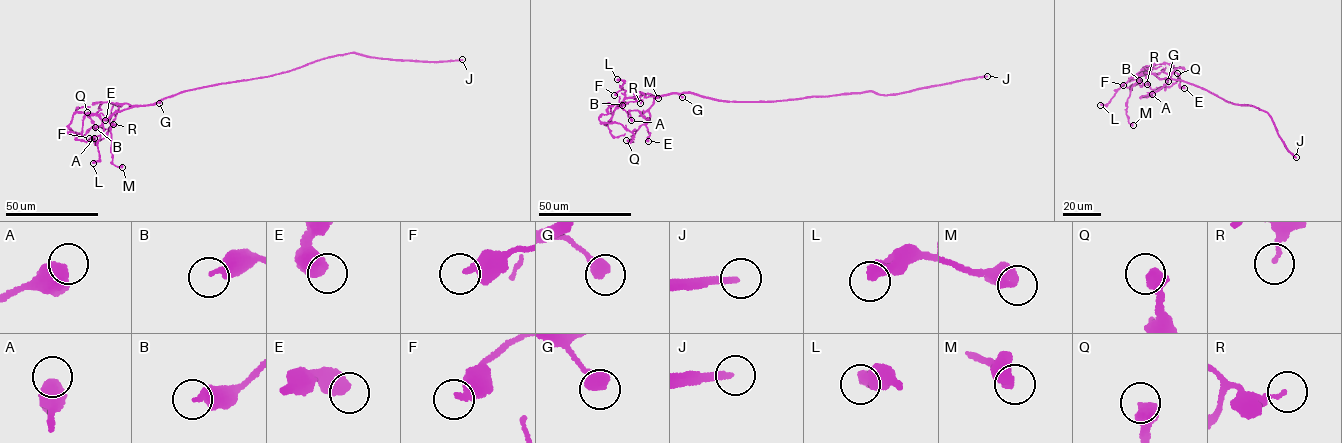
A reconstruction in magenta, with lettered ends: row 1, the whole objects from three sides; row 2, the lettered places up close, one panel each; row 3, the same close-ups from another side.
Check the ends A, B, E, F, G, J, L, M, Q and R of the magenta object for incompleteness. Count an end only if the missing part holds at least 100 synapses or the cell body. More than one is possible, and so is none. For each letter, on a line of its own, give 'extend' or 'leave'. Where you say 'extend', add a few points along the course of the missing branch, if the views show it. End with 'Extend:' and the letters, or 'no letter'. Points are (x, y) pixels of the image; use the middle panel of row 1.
A: leave
B: leave
E: leave
F: leave
G: leave
J: extend
L: leave
M: leave
Q: leave
R: leave
Extend: J

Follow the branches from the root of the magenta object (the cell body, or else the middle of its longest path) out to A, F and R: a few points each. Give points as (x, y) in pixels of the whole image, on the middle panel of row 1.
A: (750, 102), (718, 101), (690, 93), (666, 94), (654, 98), (650, 119), (632, 110), (631, 120)
F: (750, 102), (718, 101), (688, 92), (625, 97), (626, 91), (622, 89), (614, 95)
R: (750, 102), (718, 101), (688, 92), (632, 97), (636, 97), (640, 103)

